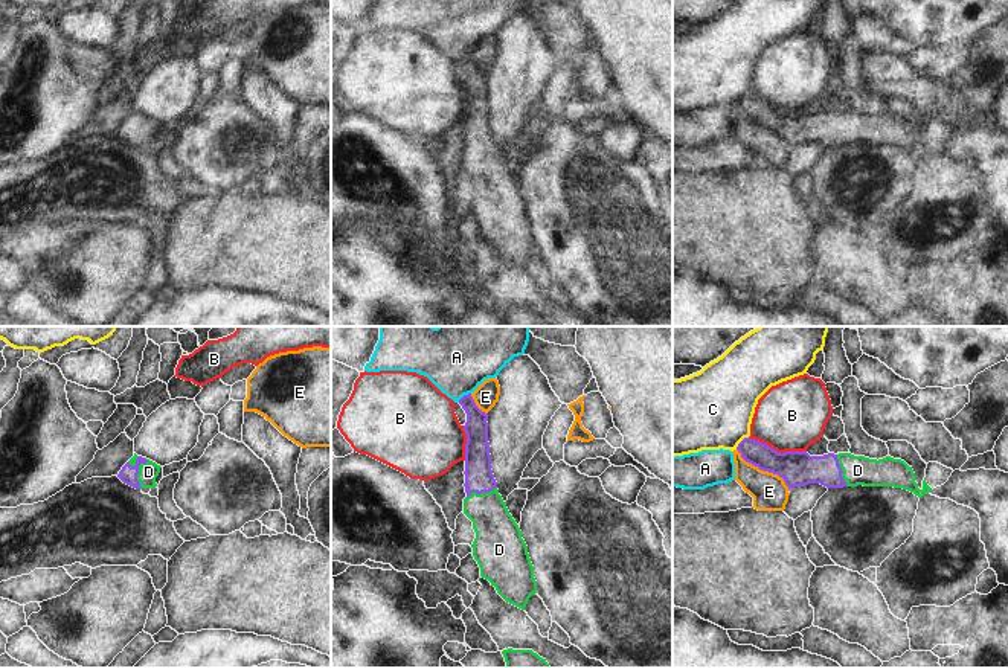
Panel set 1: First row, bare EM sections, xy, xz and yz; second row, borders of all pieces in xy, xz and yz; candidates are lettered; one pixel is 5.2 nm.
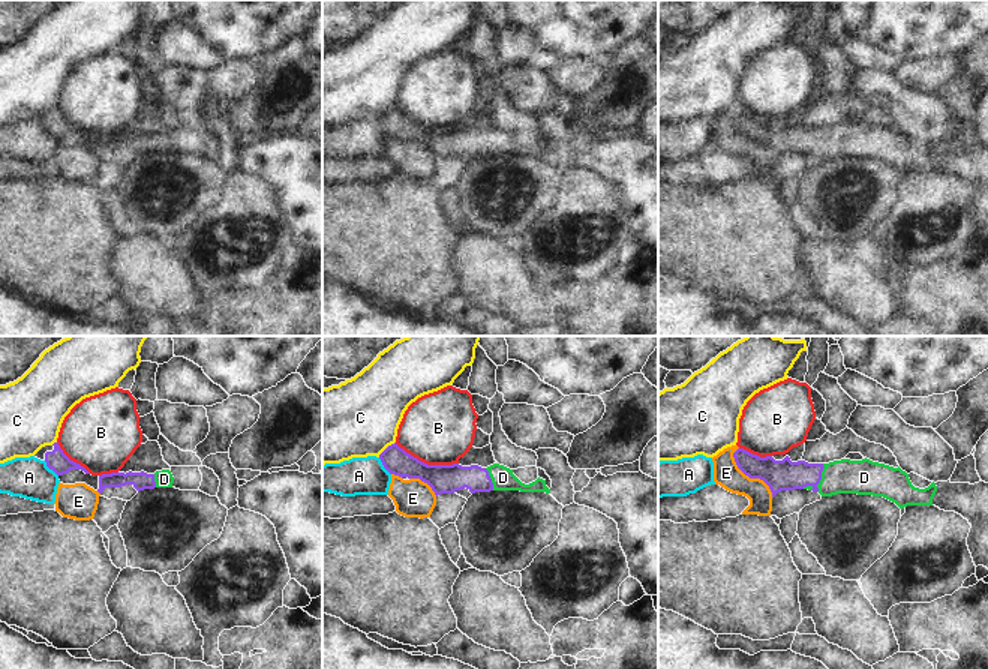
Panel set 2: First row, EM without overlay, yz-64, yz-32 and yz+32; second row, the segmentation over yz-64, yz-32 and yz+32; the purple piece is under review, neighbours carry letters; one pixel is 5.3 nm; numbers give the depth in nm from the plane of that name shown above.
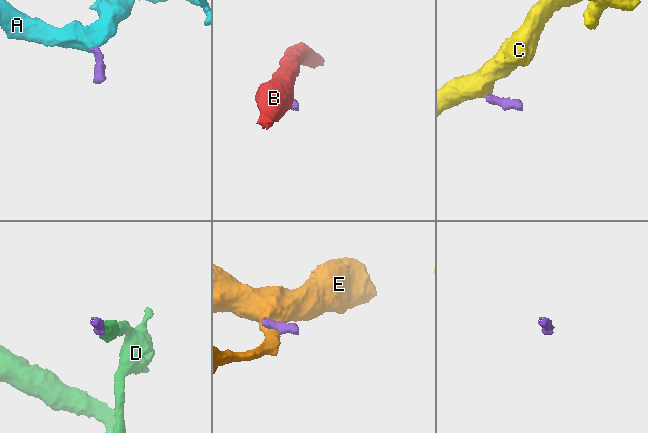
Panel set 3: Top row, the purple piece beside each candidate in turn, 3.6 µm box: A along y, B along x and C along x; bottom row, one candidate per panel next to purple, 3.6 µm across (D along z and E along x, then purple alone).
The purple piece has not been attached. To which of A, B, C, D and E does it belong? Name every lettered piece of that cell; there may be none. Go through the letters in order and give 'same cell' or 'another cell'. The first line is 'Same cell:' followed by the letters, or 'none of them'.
Same cell: D
A: another cell
B: another cell
C: another cell
D: same cell
E: another cell

